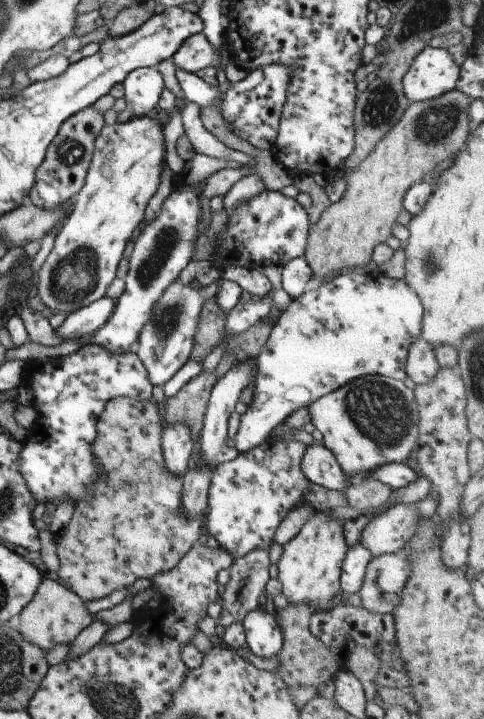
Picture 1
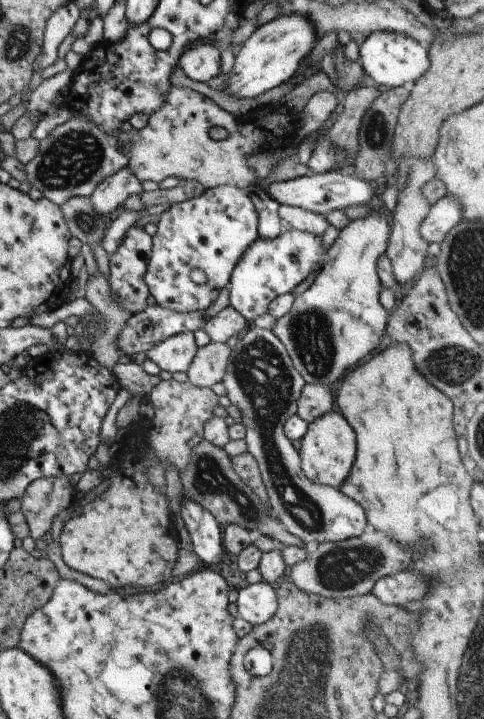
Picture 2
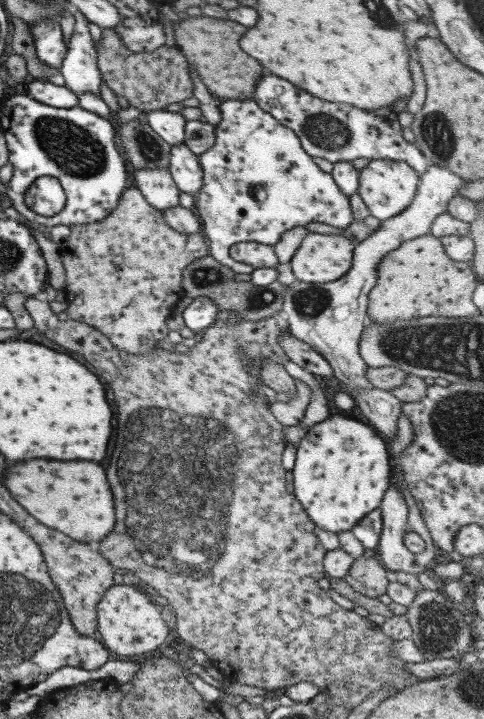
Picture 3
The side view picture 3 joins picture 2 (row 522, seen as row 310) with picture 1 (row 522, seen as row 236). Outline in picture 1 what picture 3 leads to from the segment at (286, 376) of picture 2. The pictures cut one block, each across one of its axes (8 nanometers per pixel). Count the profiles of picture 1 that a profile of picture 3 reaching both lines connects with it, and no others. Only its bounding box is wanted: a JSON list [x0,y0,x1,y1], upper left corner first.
[358,498,438,557]

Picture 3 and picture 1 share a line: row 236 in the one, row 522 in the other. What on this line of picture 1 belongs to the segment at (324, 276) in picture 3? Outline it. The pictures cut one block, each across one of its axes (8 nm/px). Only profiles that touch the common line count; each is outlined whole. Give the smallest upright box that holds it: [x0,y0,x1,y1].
[276,509,348,611]

